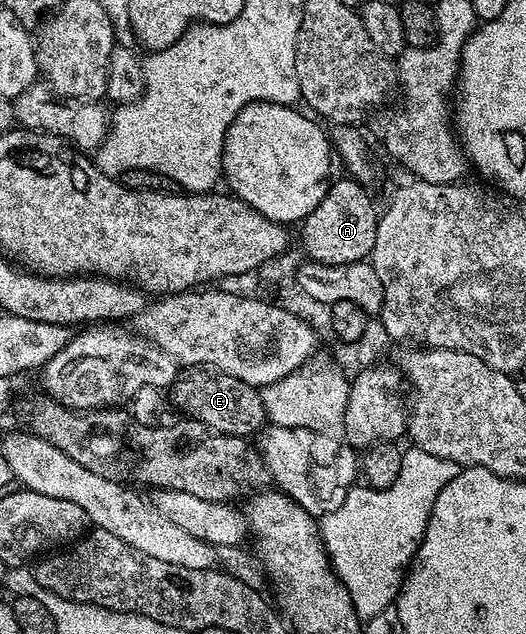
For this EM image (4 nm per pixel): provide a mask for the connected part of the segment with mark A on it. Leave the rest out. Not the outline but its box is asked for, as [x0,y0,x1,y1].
[300,177,379,265]

